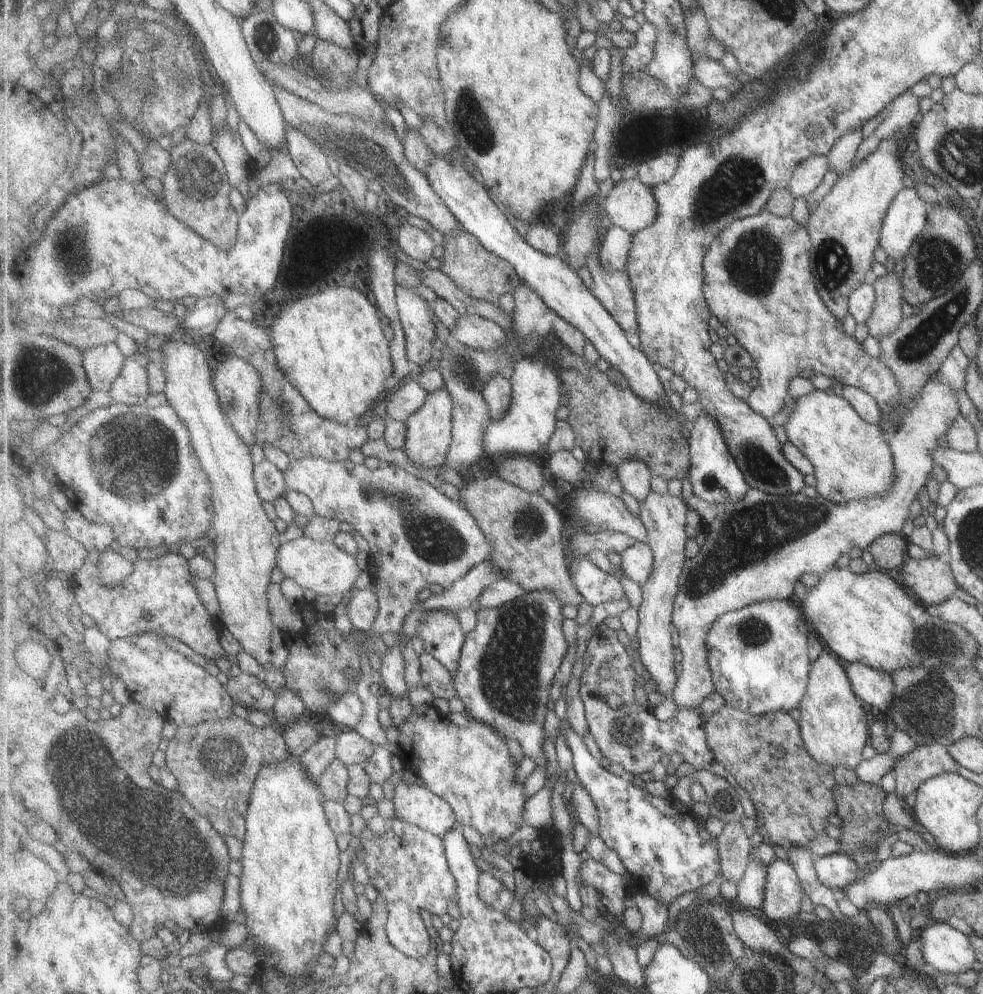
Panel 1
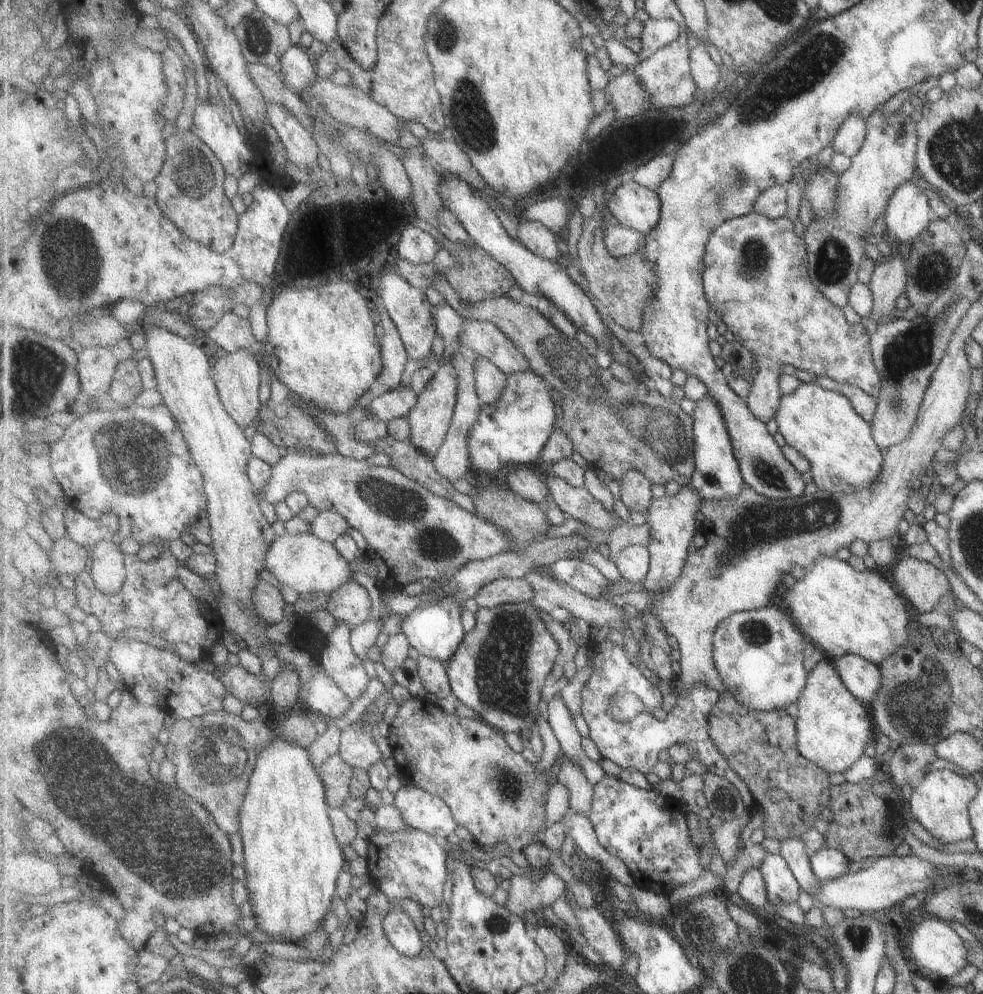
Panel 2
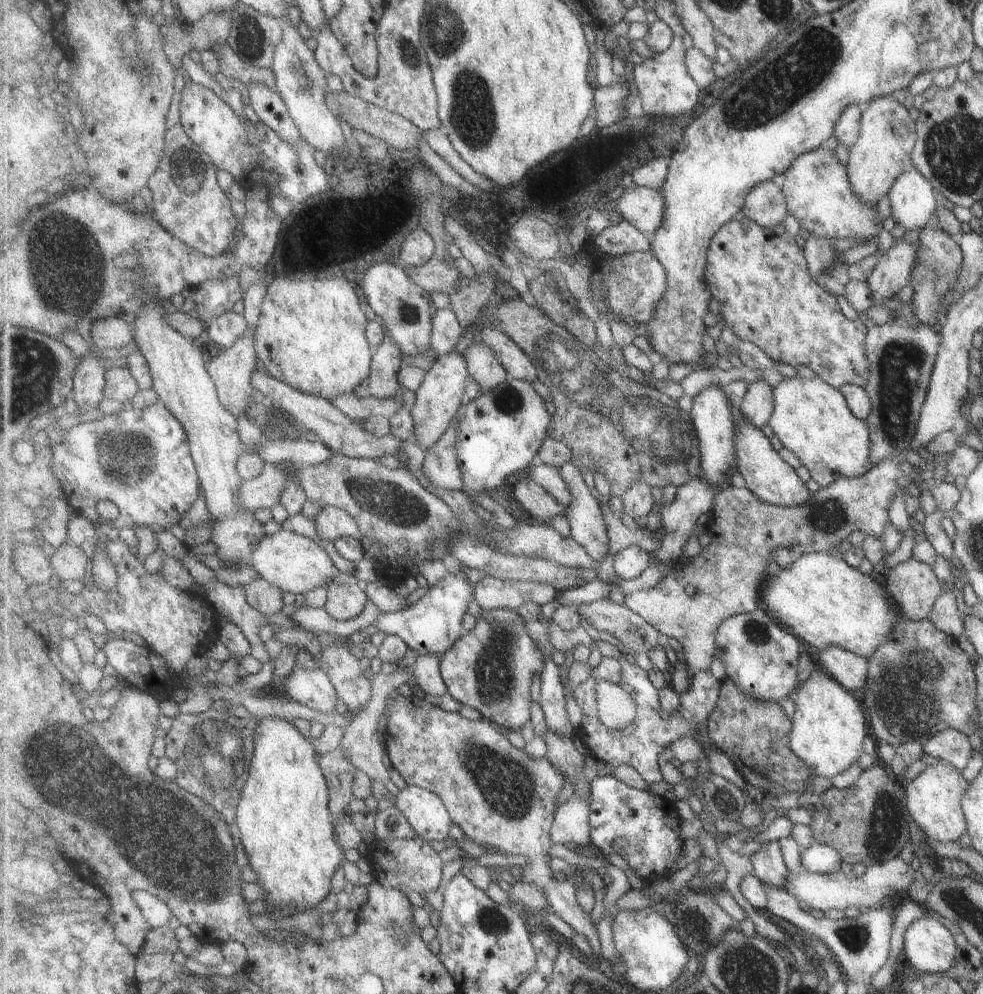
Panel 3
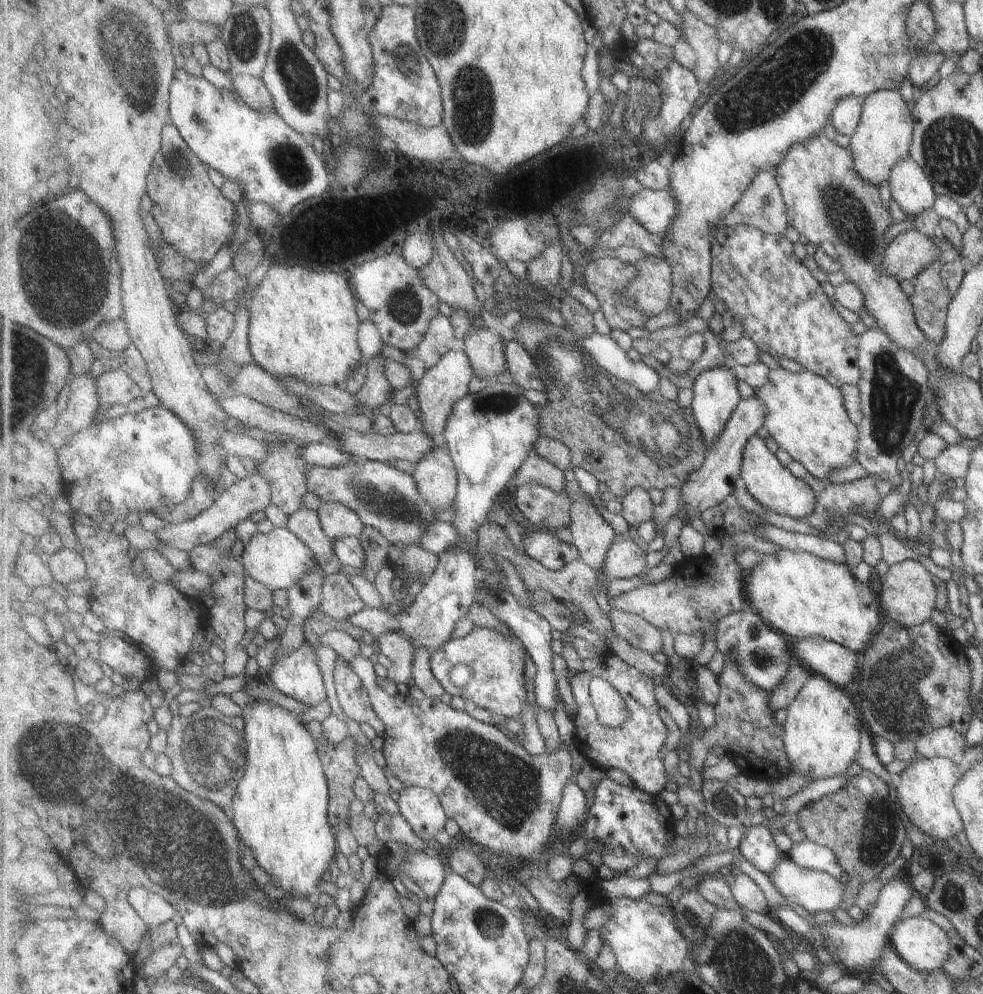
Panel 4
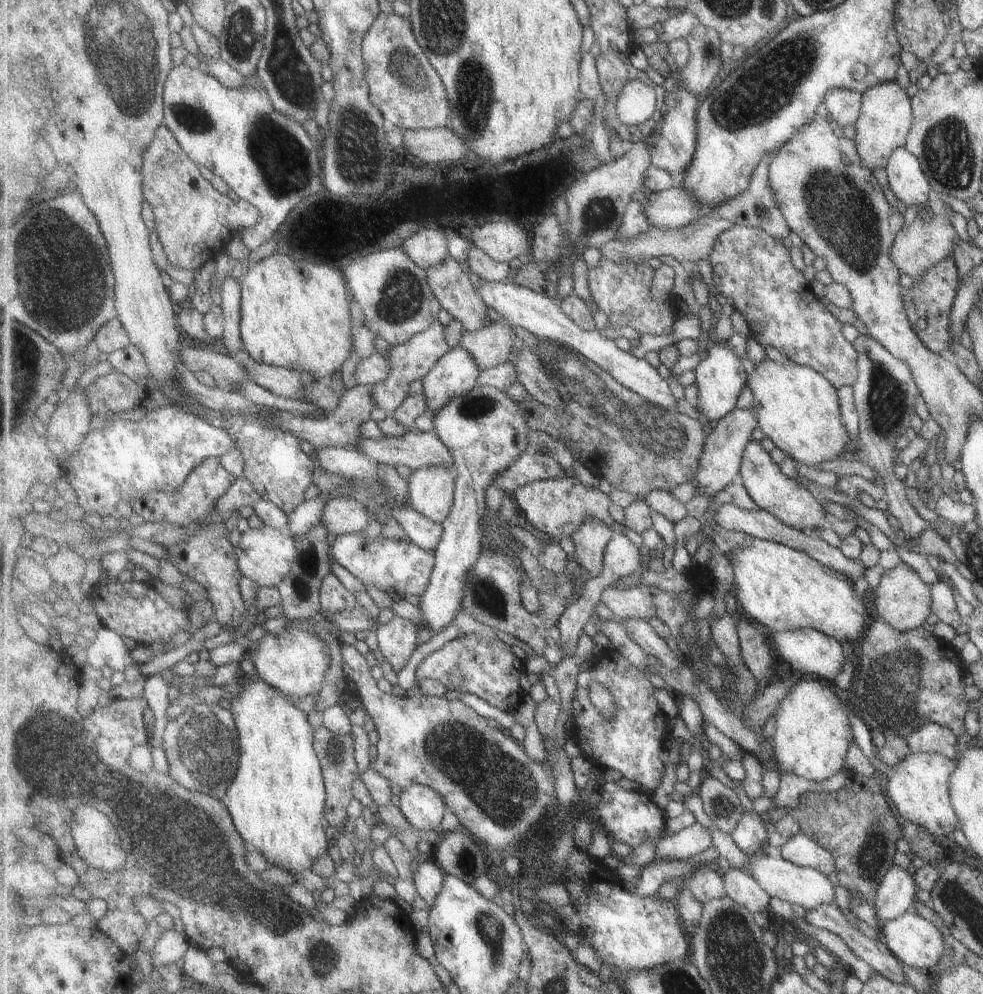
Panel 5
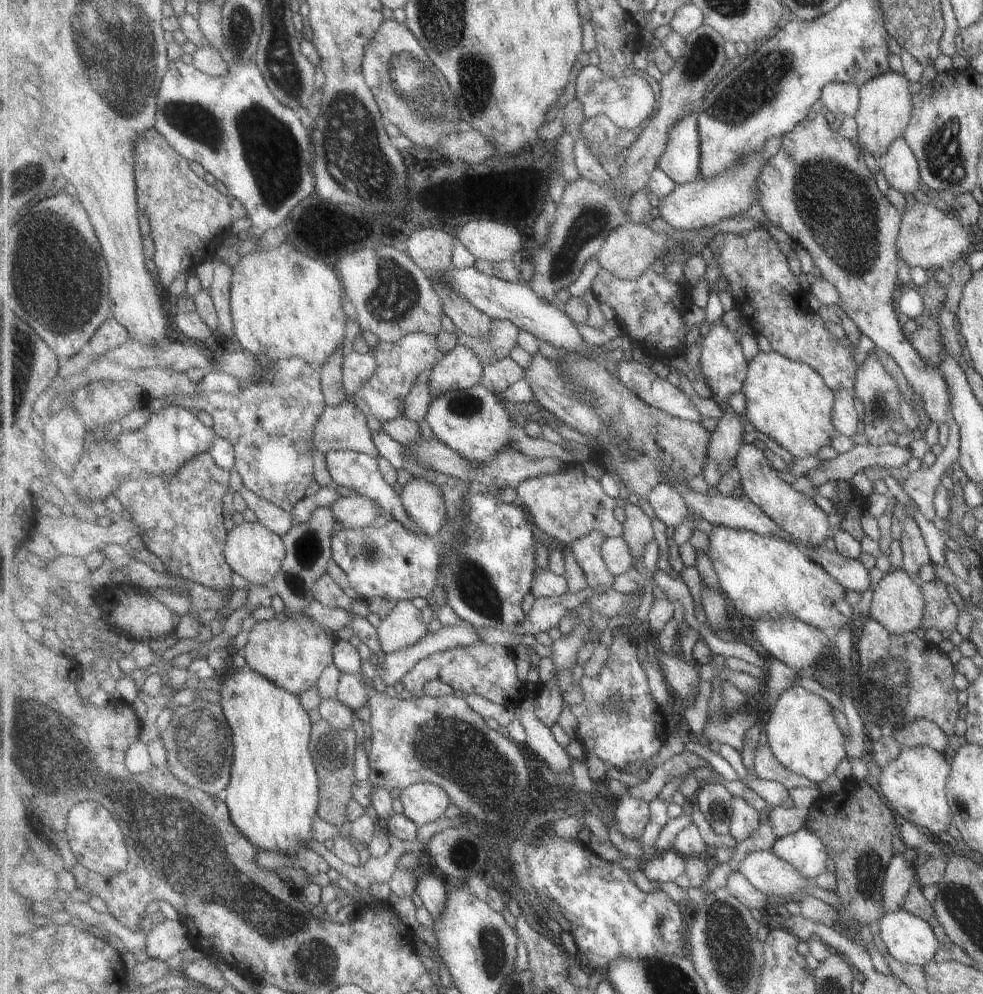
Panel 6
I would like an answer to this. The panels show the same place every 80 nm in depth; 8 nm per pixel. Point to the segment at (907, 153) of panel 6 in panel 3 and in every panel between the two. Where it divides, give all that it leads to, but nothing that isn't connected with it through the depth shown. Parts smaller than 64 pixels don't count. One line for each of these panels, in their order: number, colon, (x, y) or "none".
3: (912, 201)
4: (910, 189)
5: (906, 180)

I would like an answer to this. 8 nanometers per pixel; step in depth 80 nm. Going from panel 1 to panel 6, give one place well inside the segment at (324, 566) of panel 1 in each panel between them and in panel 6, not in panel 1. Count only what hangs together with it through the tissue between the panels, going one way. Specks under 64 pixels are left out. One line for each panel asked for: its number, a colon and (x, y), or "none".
2: (304, 562)
3: (293, 563)
4: (279, 559)
5: (266, 555)
6: (256, 553)

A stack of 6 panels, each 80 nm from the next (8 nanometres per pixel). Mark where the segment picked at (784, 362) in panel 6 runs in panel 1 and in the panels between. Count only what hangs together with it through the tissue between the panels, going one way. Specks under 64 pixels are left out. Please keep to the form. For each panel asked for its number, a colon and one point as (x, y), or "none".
1: (852, 461)
2: (822, 425)
3: (812, 419)
4: (807, 417)
5: (799, 409)

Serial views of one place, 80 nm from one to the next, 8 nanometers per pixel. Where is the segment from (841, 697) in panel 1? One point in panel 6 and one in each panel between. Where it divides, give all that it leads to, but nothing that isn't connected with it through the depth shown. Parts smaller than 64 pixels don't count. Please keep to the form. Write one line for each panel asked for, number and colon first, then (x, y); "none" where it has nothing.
2: (833, 728)
3: (829, 727)
4: (822, 731)
5: (813, 734)
6: (802, 731)

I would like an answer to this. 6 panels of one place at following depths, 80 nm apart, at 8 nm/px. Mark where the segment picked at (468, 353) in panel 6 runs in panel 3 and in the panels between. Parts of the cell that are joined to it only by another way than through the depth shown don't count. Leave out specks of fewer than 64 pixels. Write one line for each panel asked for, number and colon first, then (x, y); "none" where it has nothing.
3: (442, 394)
4: (445, 384)
5: (456, 374)

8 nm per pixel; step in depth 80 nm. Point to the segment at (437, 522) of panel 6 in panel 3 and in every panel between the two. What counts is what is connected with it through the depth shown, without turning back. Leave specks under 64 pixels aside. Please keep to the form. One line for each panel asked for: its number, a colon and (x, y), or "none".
3: (441, 466)
4: (437, 476)
5: (432, 488)

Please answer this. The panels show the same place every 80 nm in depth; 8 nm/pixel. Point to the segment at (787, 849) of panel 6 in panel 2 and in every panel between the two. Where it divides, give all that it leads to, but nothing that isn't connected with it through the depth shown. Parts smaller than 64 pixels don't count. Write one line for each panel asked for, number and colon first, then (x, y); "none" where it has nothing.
2: (827, 863)
3: (817, 858)
4: (808, 854)
5: (801, 849)

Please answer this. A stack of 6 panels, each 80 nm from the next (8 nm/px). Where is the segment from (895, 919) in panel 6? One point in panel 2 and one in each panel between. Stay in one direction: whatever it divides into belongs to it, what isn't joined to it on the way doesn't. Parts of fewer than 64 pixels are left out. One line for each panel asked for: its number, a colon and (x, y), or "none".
2: (931, 943)
3: (928, 947)
4: (922, 945)
5: (915, 941)

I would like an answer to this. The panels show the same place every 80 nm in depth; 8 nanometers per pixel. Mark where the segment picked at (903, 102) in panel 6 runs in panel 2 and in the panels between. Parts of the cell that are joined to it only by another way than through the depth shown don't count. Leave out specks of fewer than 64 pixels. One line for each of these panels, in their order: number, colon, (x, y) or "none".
2: (836, 247)
3: (882, 152)
4: (882, 139)
5: (884, 123)

